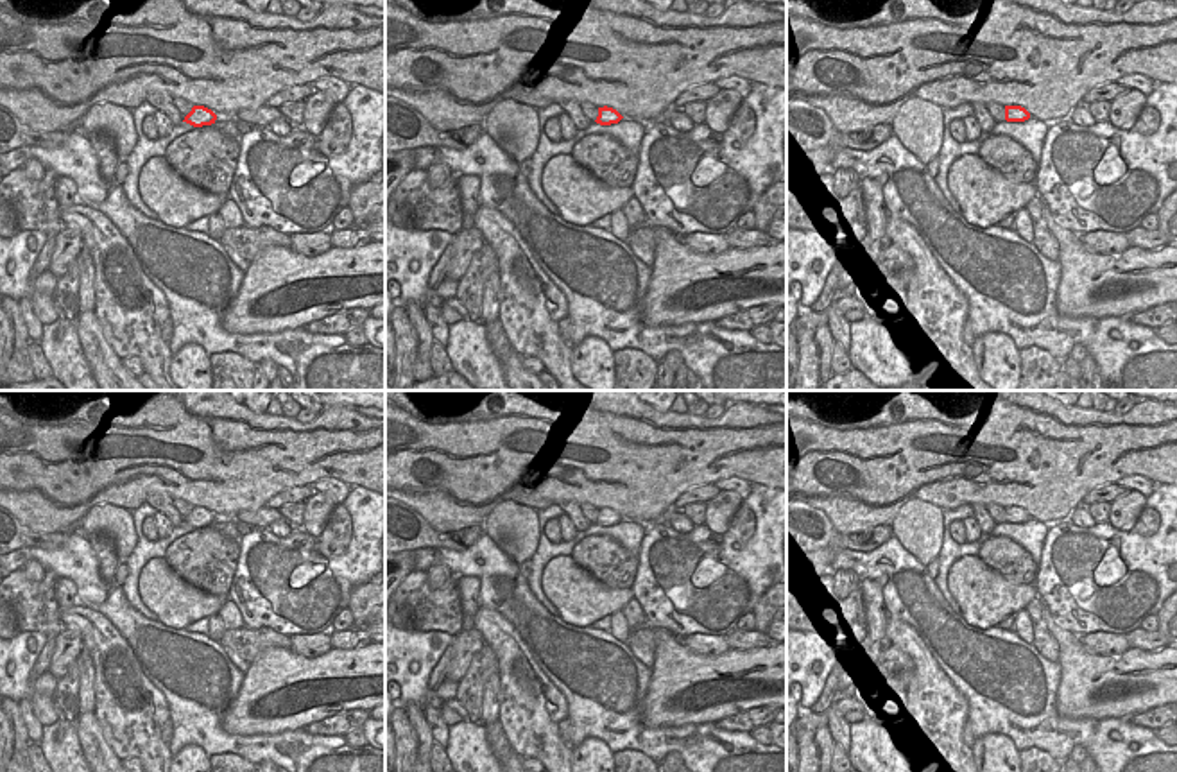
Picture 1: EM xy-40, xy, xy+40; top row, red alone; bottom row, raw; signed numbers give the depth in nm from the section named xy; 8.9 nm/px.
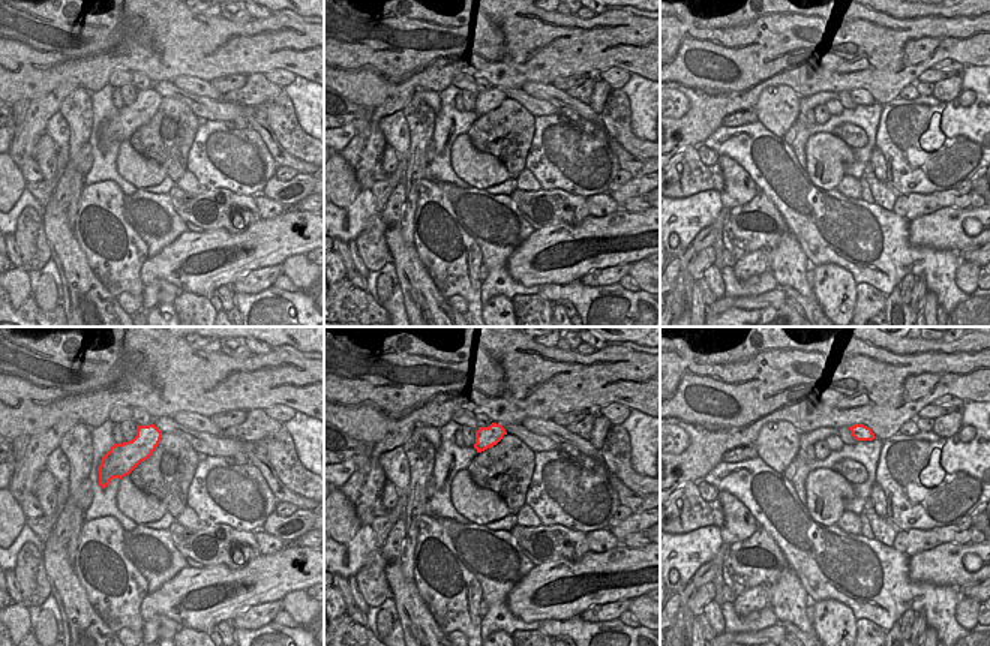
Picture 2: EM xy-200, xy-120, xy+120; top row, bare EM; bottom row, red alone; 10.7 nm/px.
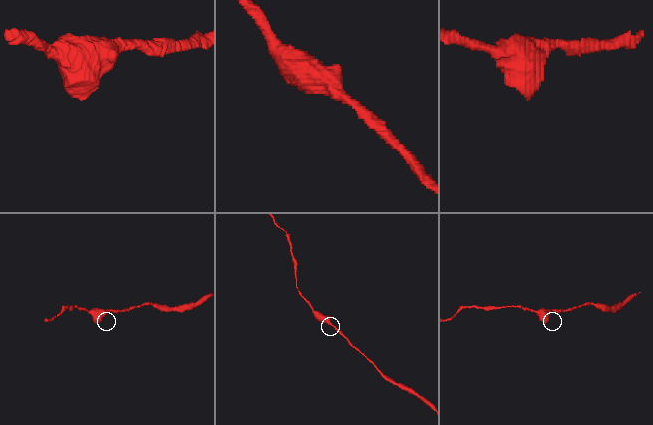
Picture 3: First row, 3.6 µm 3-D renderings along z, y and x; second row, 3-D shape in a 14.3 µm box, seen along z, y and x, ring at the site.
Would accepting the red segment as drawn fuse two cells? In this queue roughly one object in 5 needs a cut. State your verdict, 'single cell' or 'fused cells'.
single cell

